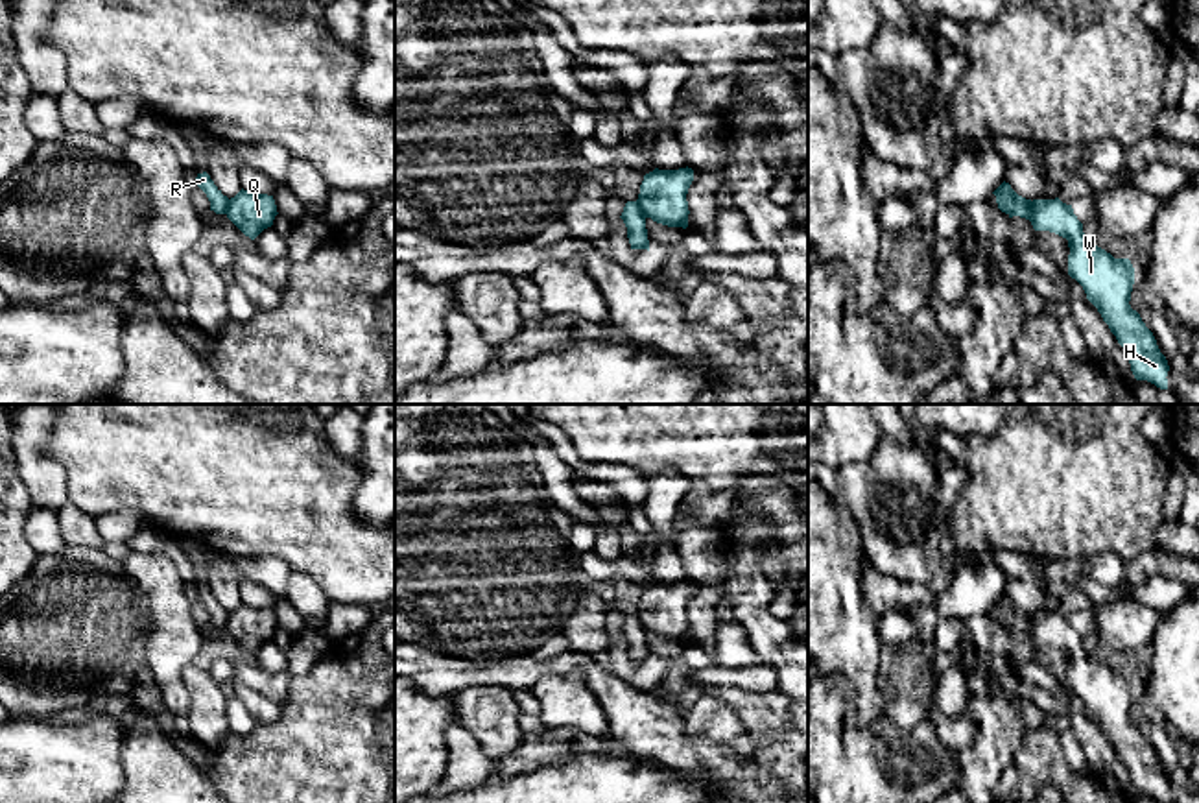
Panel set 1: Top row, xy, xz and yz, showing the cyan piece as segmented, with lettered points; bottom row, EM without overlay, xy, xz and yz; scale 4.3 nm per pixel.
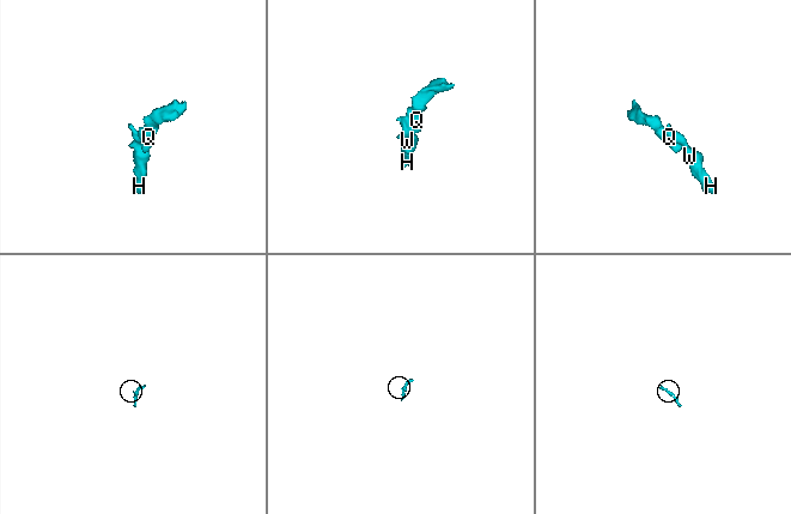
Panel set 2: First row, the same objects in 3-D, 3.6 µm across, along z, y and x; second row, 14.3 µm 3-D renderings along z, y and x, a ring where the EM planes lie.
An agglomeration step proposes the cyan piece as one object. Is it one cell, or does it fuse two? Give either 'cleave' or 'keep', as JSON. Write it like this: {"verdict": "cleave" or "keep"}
{"verdict": "keep"}

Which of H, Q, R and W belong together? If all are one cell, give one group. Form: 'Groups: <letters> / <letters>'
Groups: H Q R W

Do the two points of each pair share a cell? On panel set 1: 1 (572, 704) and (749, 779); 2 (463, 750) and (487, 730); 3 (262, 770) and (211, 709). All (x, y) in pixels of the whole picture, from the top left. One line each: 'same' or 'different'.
1: different
2: different
3: different

